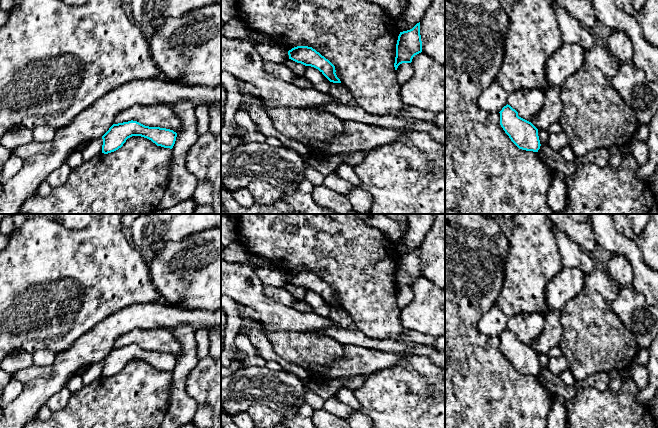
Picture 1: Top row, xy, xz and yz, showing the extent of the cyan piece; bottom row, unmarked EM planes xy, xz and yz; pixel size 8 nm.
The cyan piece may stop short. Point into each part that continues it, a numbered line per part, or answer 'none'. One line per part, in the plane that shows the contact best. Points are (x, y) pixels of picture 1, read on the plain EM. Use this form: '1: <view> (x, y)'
none

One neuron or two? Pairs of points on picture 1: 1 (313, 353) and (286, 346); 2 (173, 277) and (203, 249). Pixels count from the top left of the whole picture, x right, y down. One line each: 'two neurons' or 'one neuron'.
1: one neuron
2: one neuron

